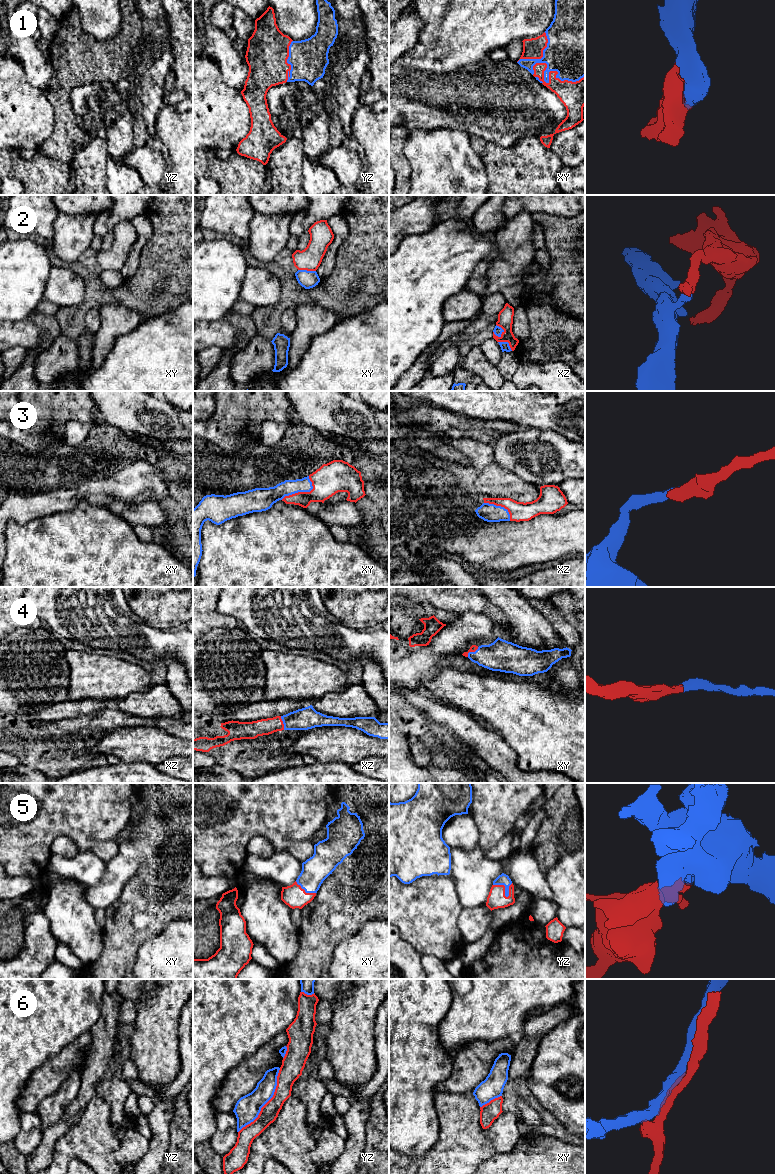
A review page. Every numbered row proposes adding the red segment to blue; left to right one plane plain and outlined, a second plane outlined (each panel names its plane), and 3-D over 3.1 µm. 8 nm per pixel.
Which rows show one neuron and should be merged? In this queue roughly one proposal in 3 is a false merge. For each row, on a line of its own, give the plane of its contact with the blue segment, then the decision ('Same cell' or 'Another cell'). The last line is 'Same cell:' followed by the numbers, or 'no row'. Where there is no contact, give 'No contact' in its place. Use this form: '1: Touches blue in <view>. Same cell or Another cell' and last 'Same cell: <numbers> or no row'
1: Touches blue in xy. Same cell
2: Touches blue in xz. Another cell
3: Touches blue in xy. Same cell
4: Touches blue in xy. Same cell
5: Touches blue in yz. Same cell
6: Touches blue in yz. Another cell
Same cell: 1, 3, 4, 5

